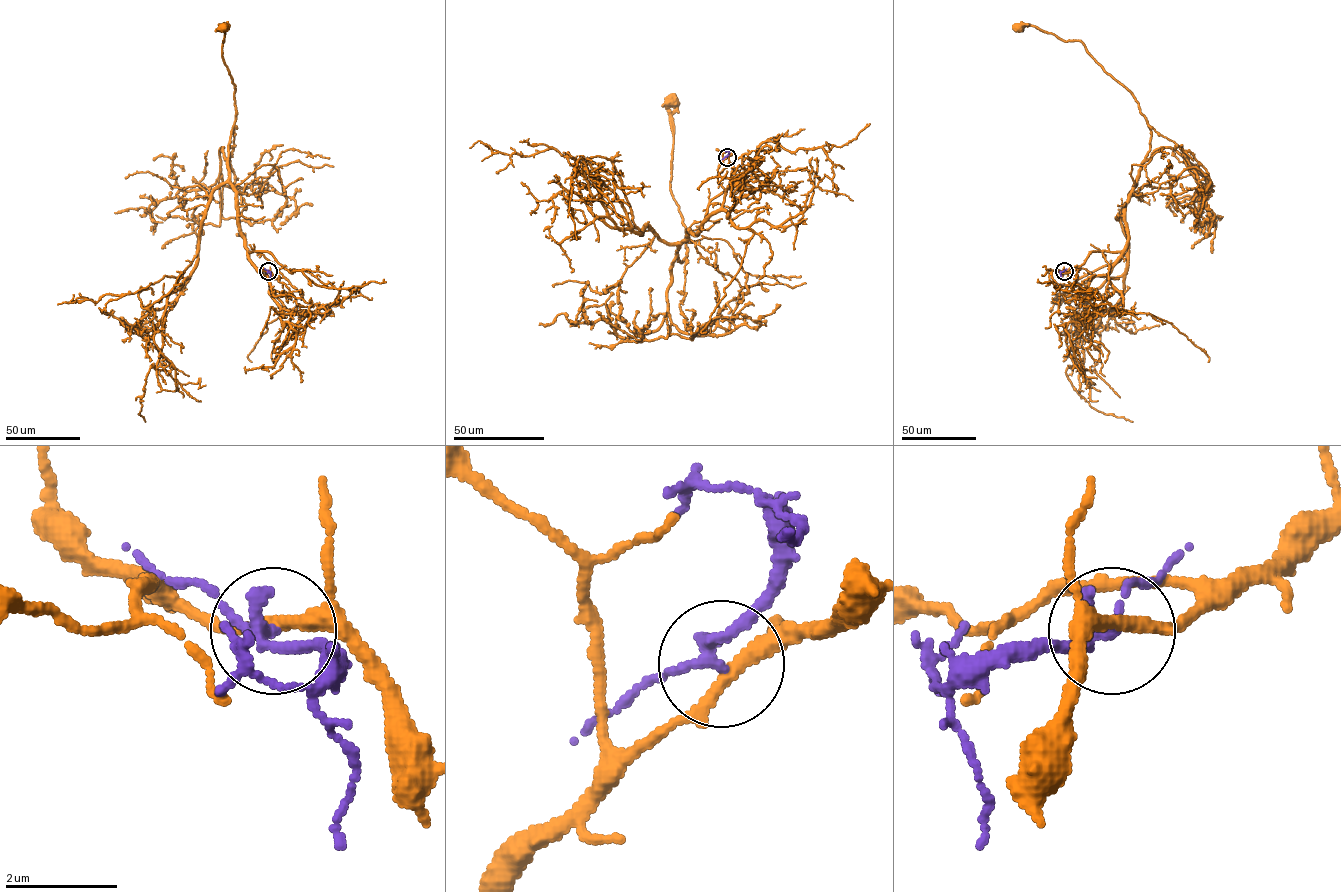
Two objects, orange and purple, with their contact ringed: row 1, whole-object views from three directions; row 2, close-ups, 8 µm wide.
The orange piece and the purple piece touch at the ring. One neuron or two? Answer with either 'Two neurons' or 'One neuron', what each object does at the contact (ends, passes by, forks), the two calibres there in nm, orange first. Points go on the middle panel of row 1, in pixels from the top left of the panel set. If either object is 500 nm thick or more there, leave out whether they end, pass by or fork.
Two neurons. At the ring orange passes by. At the ring purple passes by. Thickness 240 nm (orange) against 200 nm

